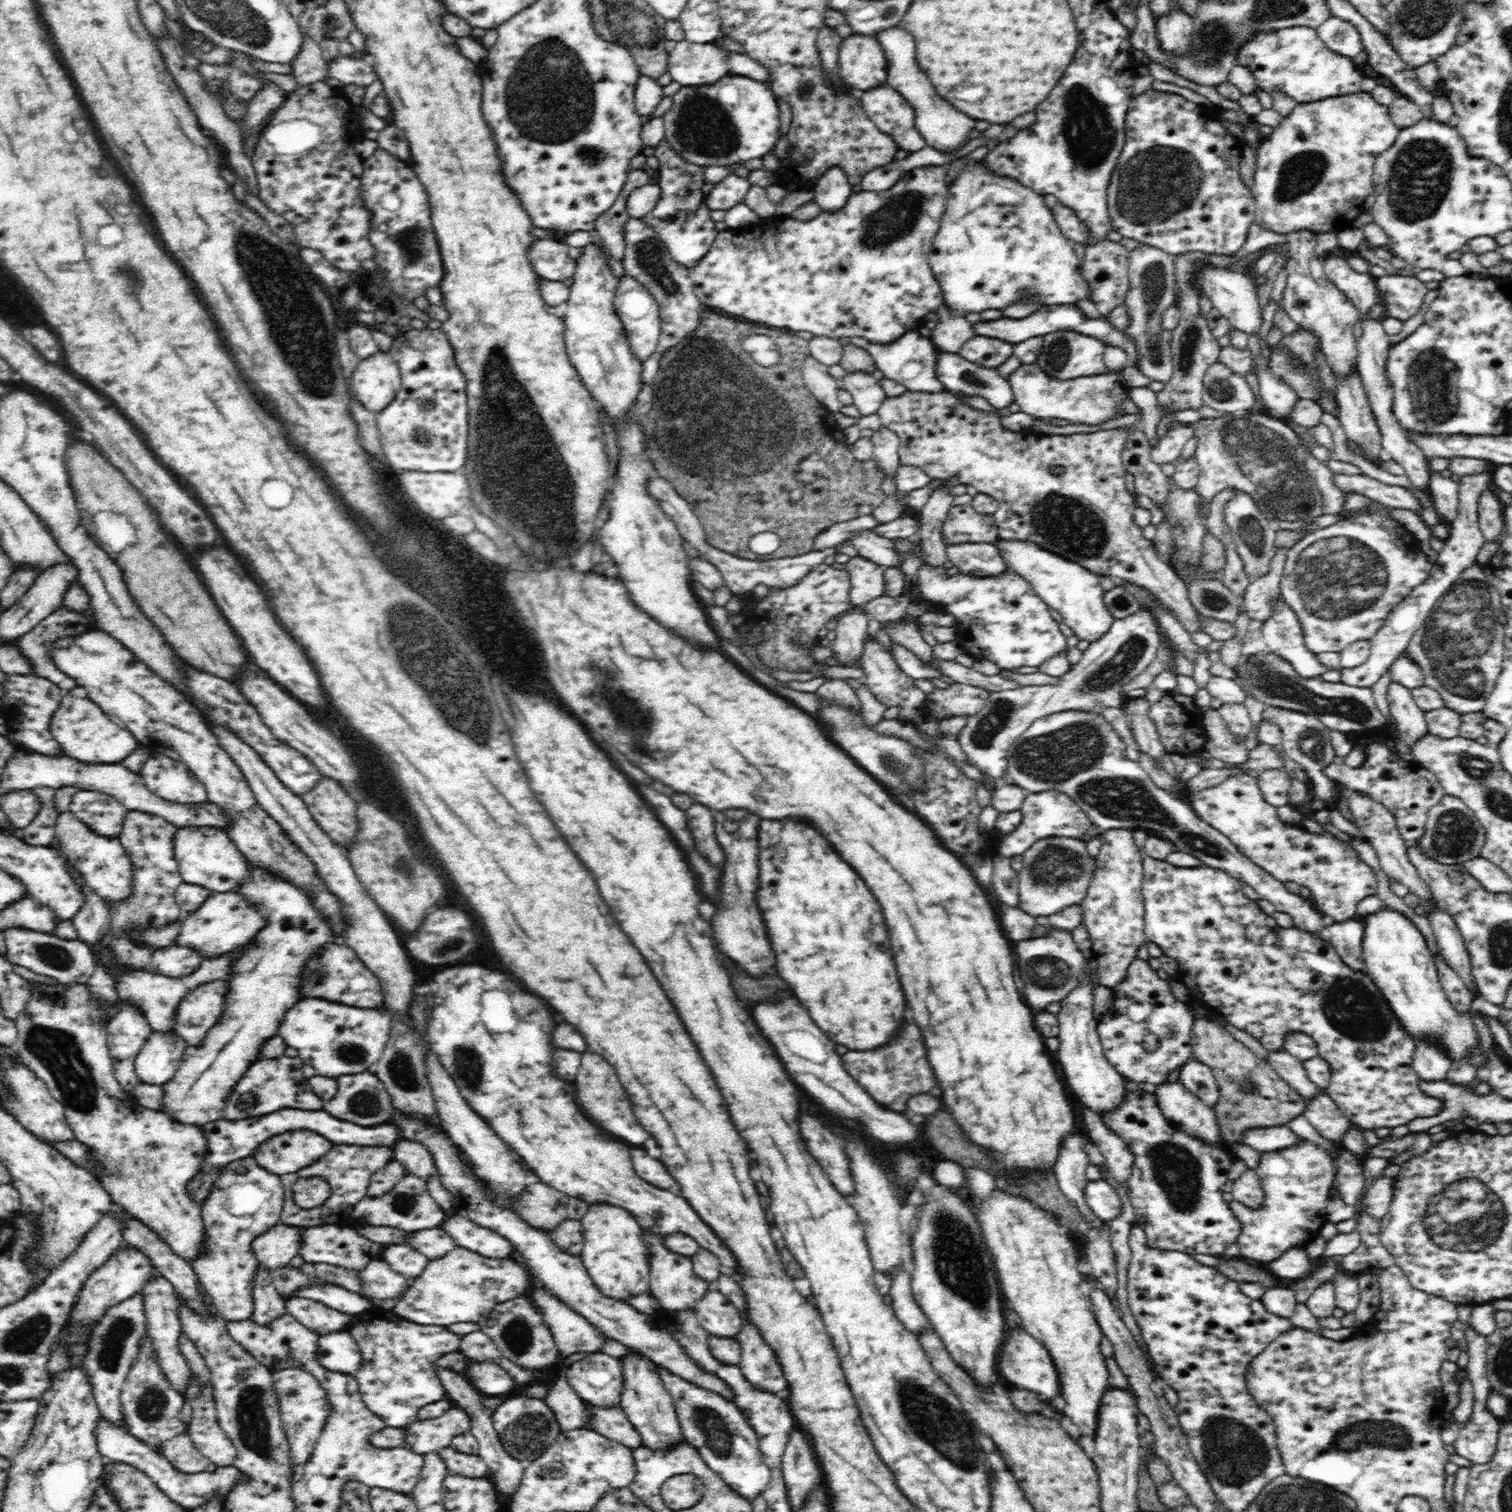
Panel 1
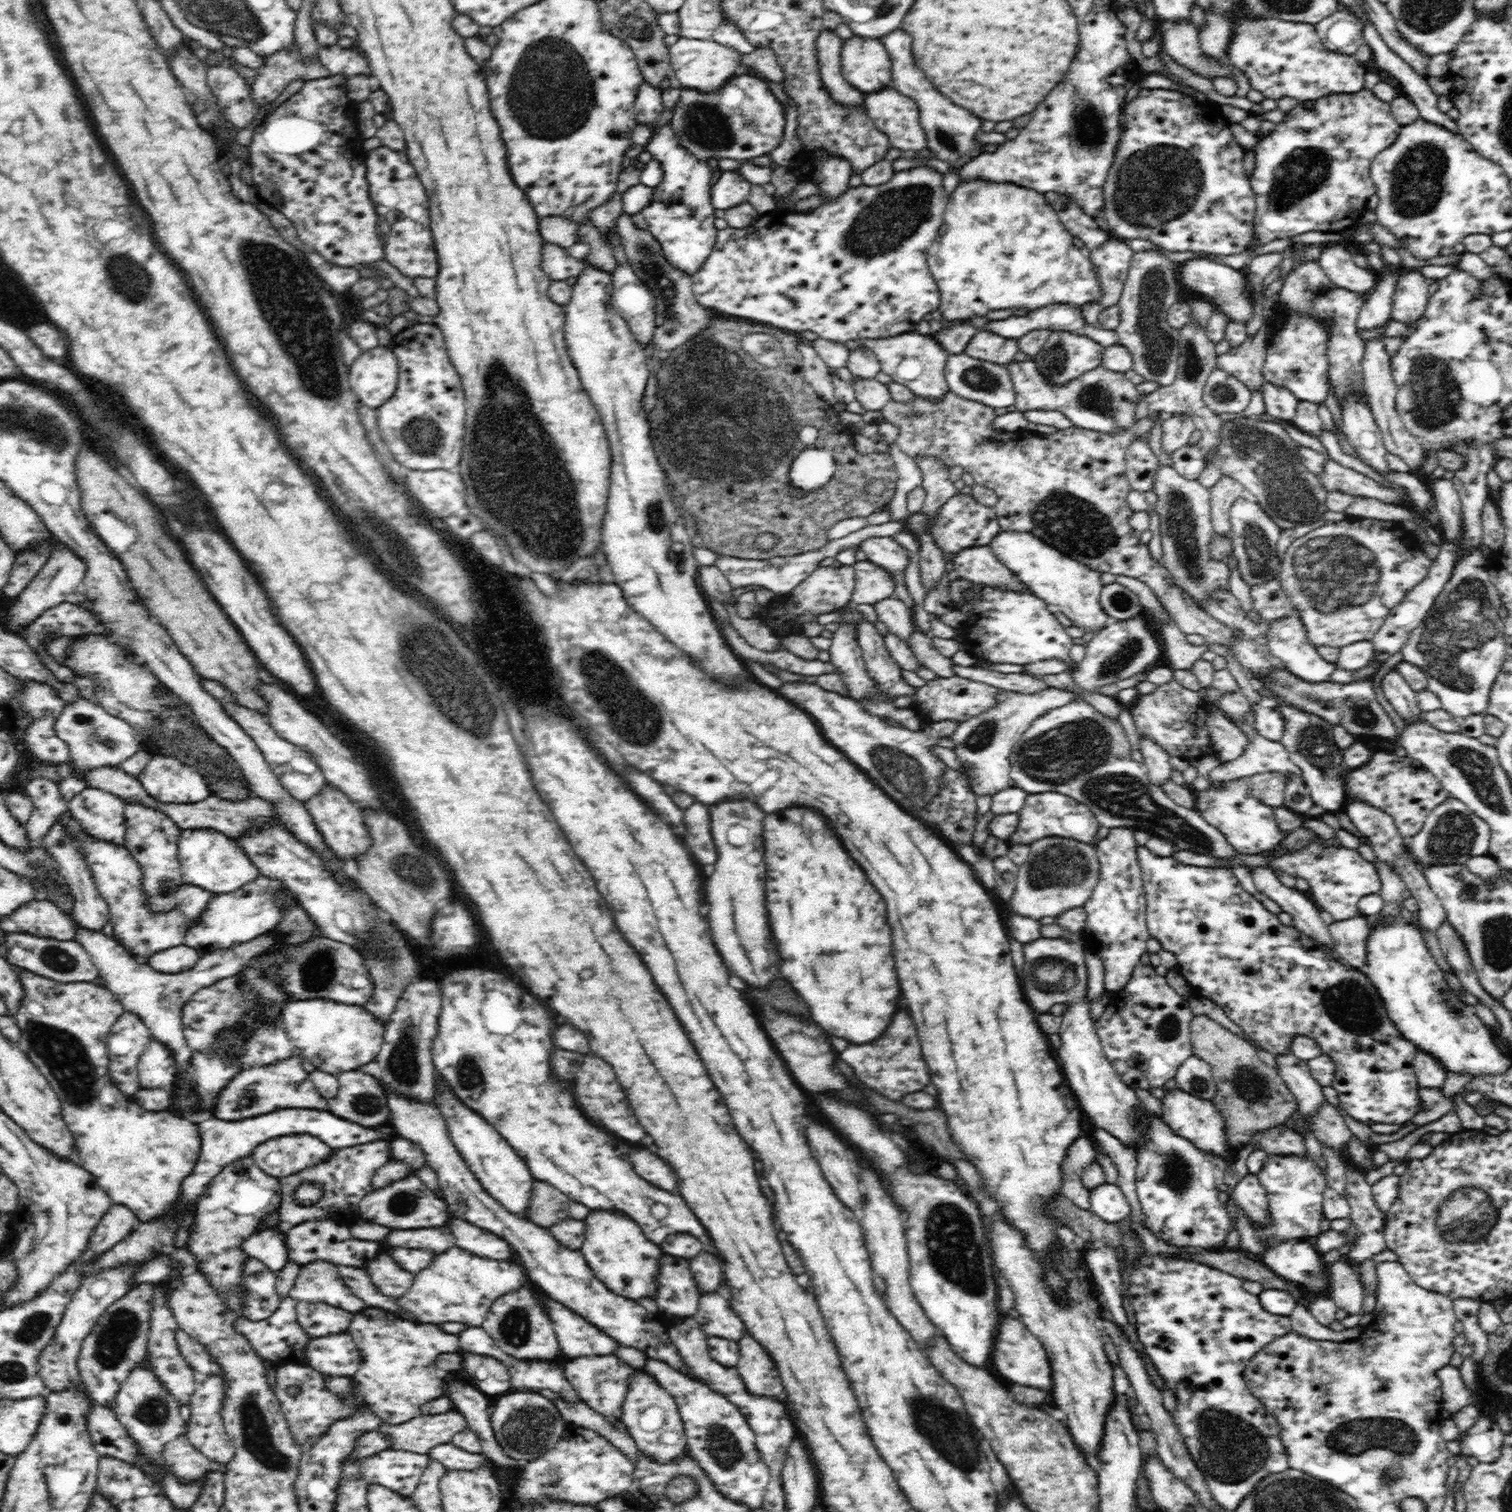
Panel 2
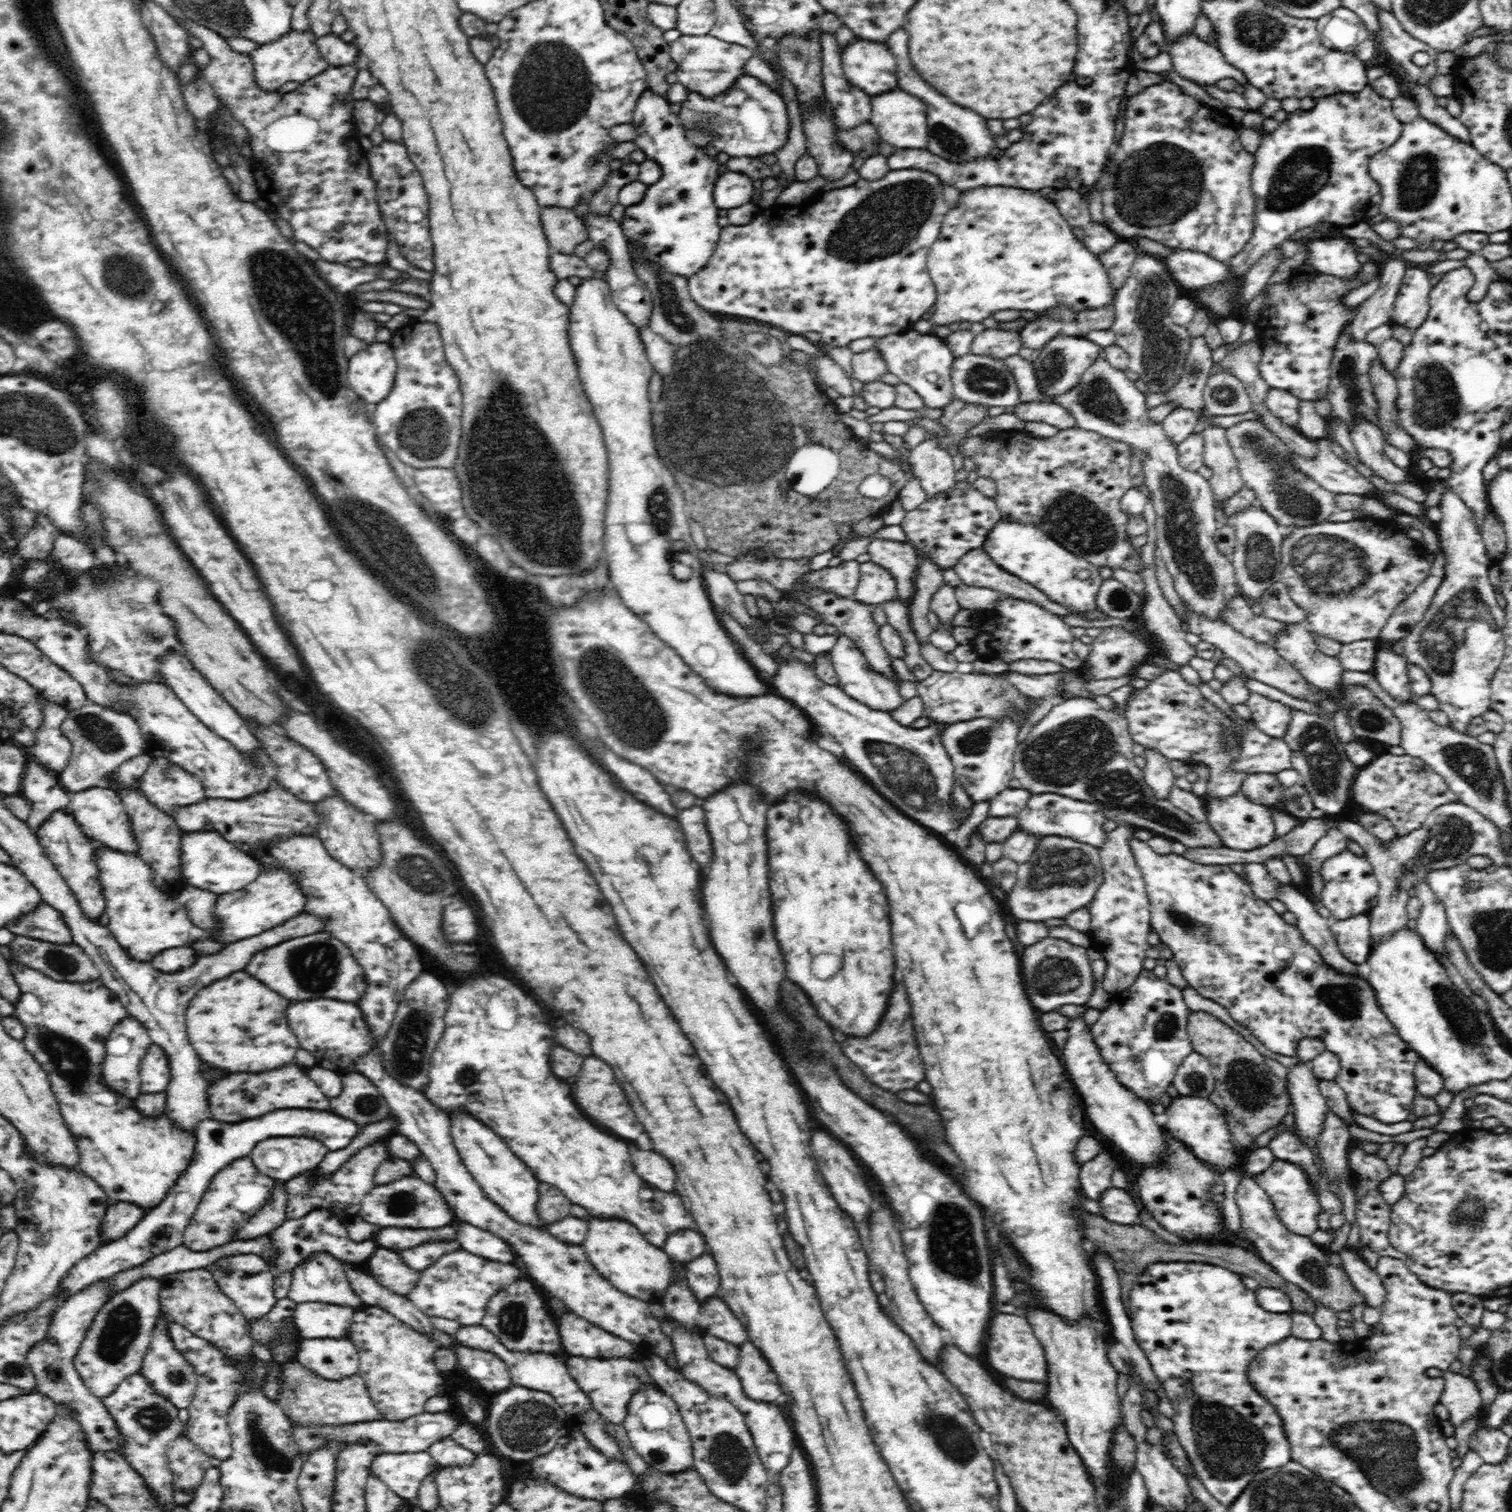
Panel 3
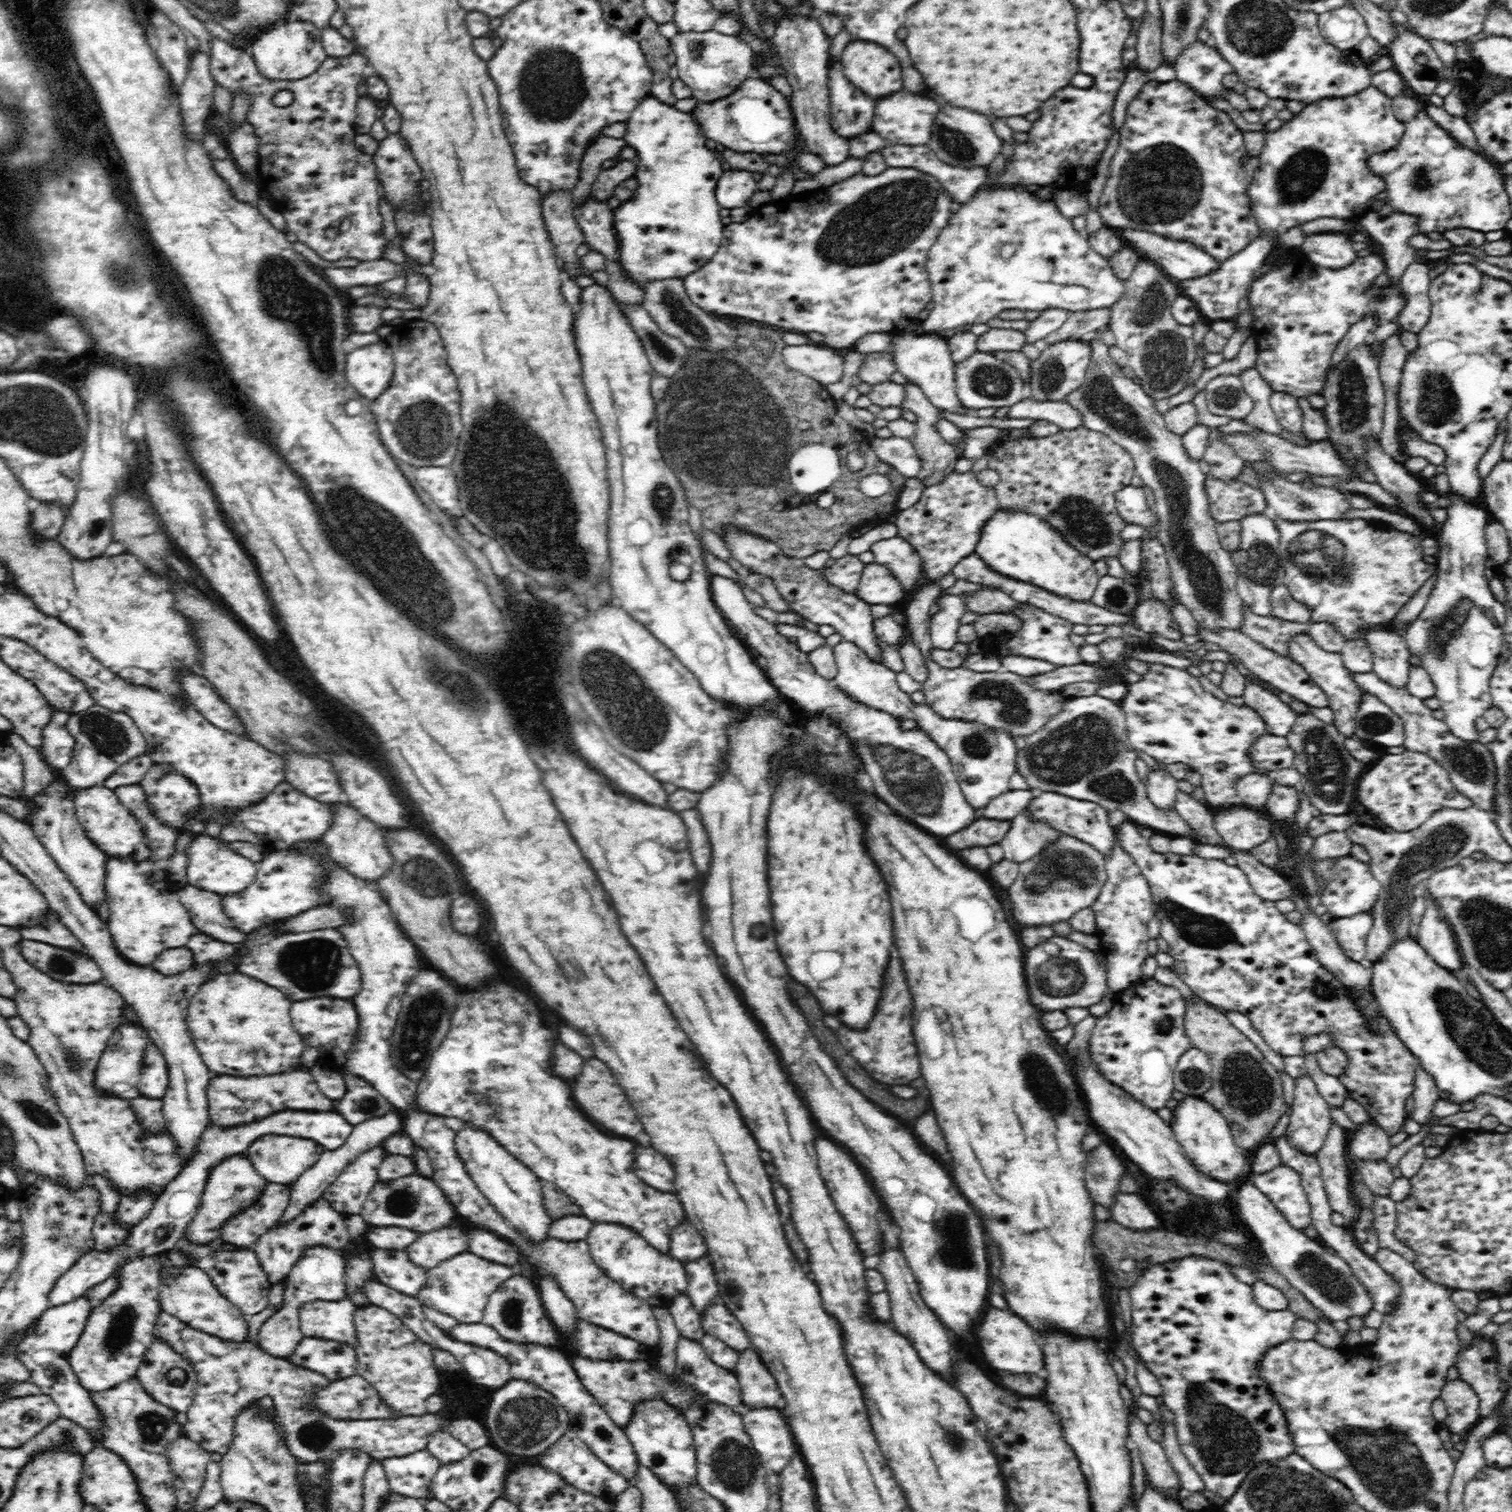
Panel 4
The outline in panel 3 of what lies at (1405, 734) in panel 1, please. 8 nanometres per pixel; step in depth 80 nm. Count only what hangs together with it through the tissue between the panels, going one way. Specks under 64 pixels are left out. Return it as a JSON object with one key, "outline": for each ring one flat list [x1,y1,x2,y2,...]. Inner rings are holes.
{"outline":[[1377,644,1375,662,1372,672,1380,686,1398,702,1410,702,1415,699,1410,690,1406,665,1408,659,1404,654,1392,651,1392,646]]}

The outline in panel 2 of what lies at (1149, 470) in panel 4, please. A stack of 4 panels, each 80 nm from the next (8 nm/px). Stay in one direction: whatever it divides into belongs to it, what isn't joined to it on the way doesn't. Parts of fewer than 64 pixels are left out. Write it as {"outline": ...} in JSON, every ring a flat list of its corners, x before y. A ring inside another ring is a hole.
{"outline":[[1030,358,1020,362,1012,360,1006,367,1013,382,1018,411,1057,410,1062,412,1074,427,1104,433,1127,429,1137,421,1135,408,1142,400,1142,395,1138,393,1136,385,1126,379,1123,372,1112,372,1100,364,1098,368,1074,378,1073,381,1054,385,1042,376,1035,361],[1159,464,1153,487,1157,495,1151,509,1160,516,1160,536,1163,551,1162,563,1170,571,1178,588,1182,588,1198,606,1212,596,1214,590,1228,590,1230,580,1226,561,1212,560,1210,541,1214,536,1212,527,1210,490,1202,487,1198,480,1188,480,1178,474,1174,466]]}

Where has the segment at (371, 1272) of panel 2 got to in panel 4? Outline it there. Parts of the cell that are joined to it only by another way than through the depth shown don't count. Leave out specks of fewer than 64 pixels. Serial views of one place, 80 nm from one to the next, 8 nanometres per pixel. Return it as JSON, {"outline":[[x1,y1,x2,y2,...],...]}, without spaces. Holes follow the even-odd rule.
{"outline":[[370,1248,374,1276,400,1293,415,1296,427,1284,426,1270,414,1266,406,1252]]}

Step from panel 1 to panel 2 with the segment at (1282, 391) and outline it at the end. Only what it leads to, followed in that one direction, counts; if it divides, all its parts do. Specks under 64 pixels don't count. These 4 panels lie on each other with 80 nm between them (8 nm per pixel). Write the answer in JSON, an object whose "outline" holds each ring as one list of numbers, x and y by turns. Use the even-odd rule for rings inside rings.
{"outline":[[1266,380,1261,392,1266,414,1287,422,1290,422,1294,418,1297,404,1299,403,1294,393,1290,392,1286,387,1272,384]]}

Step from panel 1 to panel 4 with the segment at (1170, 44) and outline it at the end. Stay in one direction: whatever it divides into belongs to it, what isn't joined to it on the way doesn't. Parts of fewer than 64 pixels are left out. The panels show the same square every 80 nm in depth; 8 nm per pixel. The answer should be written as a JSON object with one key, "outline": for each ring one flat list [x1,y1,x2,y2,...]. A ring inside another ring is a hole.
{"outline":[[1200,41,1190,44,1175,58,1175,63,1172,64,1176,80,1186,83,1196,92,1200,97,1216,98,1217,100,1224,99,1225,86,1221,83,1226,74,1235,72,1234,68,1226,59,1218,52,1211,44,1203,44]]}

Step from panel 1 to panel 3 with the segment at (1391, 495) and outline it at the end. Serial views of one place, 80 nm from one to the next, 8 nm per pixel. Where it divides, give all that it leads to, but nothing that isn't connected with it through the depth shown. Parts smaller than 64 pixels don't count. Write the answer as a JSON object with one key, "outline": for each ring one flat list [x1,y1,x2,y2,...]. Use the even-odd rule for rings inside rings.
{"outline":[[1327,438,1318,440,1319,454,1316,459,1306,459,1292,451,1294,469,1301,474,1306,474,1322,489,1338,496,1375,496,1373,494,1375,486,1366,480,1356,468,1336,457,1329,441]]}

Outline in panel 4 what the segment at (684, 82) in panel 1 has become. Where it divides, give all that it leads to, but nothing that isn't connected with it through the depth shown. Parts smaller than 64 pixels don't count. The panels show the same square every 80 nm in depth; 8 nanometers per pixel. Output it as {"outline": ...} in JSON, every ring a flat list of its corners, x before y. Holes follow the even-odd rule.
{"outline":[[714,30,704,33,679,33,672,49,676,55,679,78,692,90,692,97,700,102,714,102,733,93,745,78,761,78,752,67,754,49,738,37,720,34]]}

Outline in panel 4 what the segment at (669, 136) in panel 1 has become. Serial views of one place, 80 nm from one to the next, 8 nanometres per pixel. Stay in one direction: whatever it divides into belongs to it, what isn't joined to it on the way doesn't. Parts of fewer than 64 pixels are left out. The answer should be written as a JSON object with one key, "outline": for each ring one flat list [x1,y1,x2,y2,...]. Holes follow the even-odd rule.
{"outline":[[745,78,726,98,714,102,699,101,692,112,704,138,715,140,734,152,780,155,797,147,799,137,790,99,764,78]]}

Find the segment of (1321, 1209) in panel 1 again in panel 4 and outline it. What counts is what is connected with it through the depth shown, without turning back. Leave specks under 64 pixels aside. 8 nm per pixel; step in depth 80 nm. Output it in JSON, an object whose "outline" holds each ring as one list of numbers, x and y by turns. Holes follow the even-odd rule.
{"outline":[[1282,1164,1262,1174,1252,1172,1248,1181,1271,1200,1296,1230,1312,1226,1311,1204,1298,1171]]}

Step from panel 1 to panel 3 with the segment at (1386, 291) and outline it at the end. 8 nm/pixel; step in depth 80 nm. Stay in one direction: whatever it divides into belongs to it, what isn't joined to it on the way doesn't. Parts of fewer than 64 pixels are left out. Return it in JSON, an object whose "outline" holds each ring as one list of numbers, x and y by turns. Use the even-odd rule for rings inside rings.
{"outline":[[1426,267,1406,269,1393,306,1391,323,1416,330,1429,313,1429,294,1432,288]]}

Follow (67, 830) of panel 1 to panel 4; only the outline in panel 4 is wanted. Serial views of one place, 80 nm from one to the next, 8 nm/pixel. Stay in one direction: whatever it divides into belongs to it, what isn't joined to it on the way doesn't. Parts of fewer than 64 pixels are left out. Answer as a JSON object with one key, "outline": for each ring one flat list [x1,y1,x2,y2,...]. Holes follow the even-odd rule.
{"outline":[[106,855,106,876,105,876,105,901,109,908,109,919,107,926,116,945,118,953,125,958,129,964,140,964,140,966,152,966,152,962,169,949,186,947,191,937,200,932,191,922,186,907,176,900,175,888,169,884,169,876,166,869,159,863,152,861,134,861,124,857]]}

